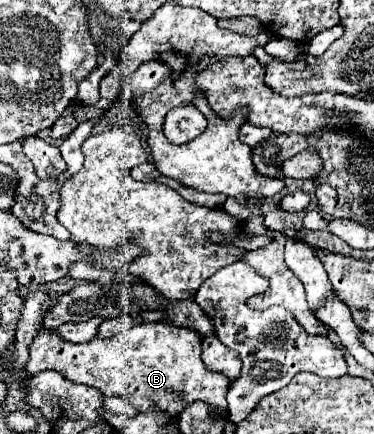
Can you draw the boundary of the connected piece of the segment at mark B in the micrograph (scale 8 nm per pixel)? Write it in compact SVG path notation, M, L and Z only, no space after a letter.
M134 324L128 332L112 338L92 338L84 344L62 340L56 330L42 330L30 344L30 360L26 362L28 376L36 372L56 370L64 378L98 388L108 396L122 396L130 404L144 402L142 412L160 408L176 418L190 400L204 400L214 410L226 412L228 378L218 372L208 372L202 358L202 338L190 328L172 324Z

